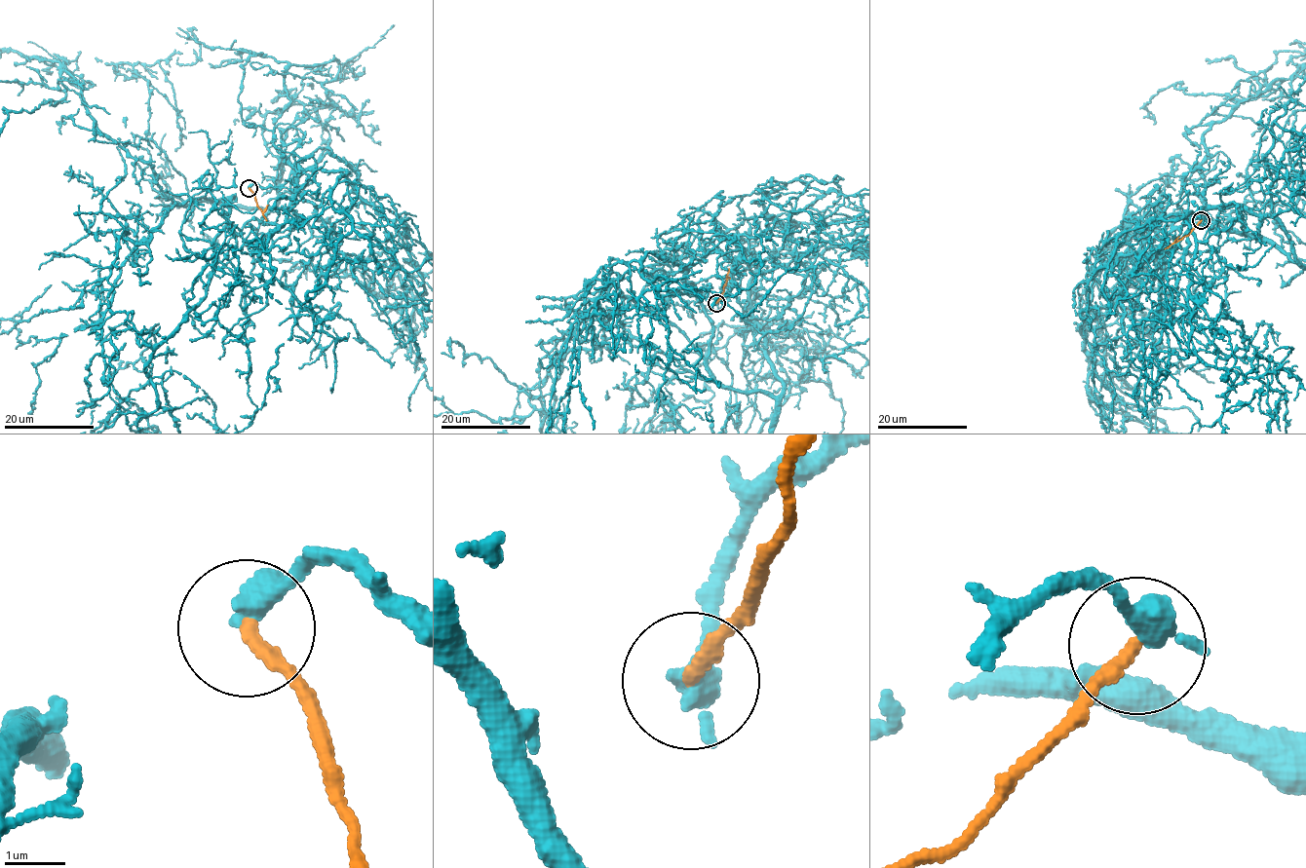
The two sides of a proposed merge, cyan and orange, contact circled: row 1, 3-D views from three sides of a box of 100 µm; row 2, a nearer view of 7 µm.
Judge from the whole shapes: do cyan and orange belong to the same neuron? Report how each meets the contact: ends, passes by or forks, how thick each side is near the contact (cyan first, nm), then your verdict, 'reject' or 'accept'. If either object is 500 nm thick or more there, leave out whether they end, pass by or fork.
cyan ends | orange ends | 480/240 nm | reject

